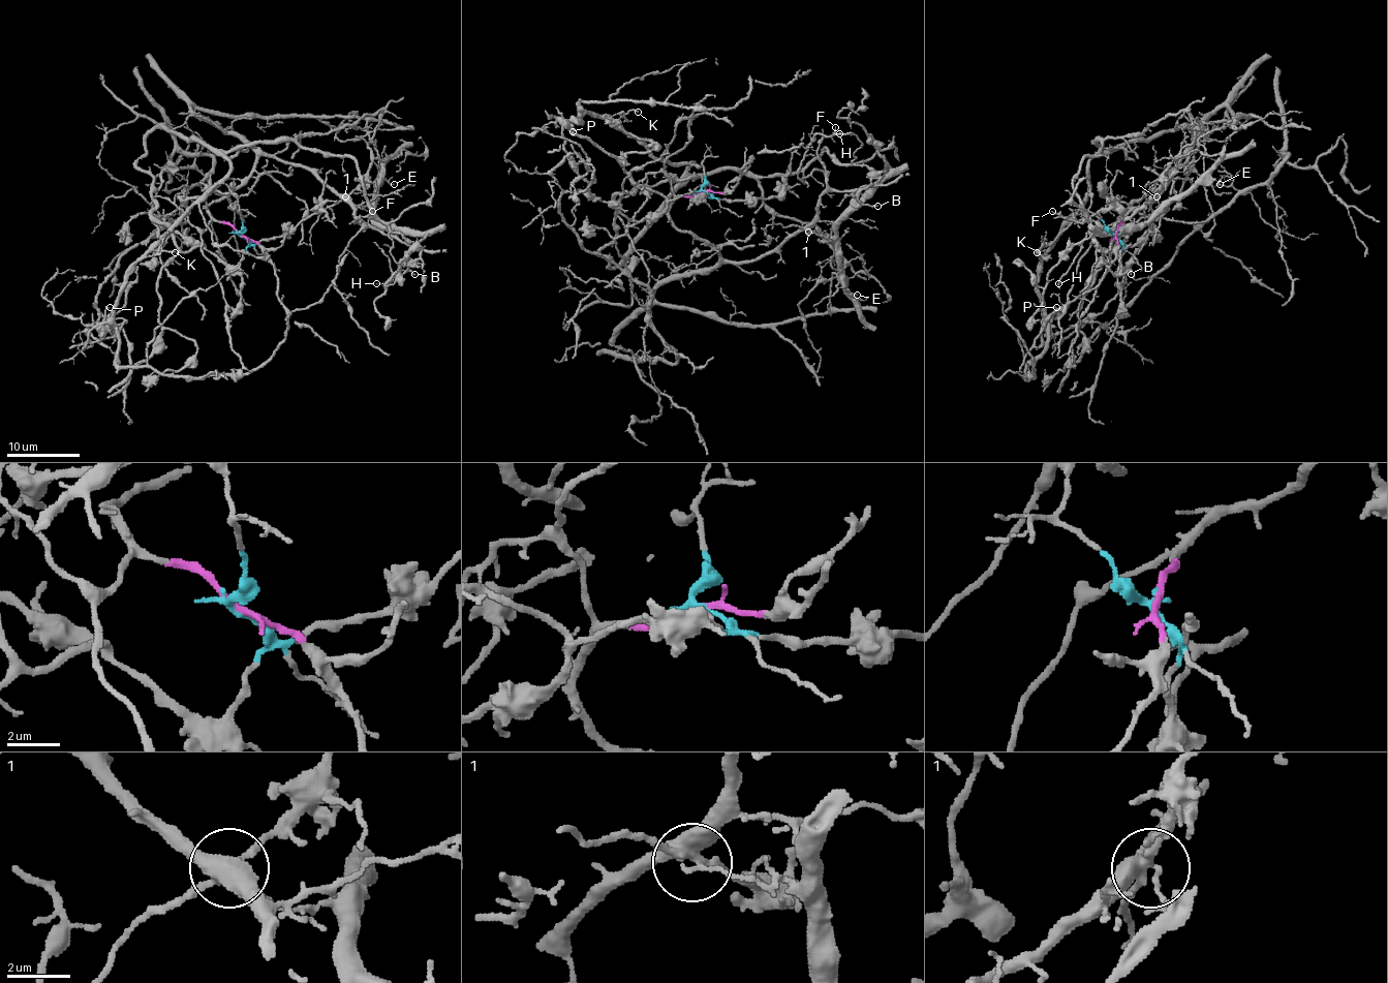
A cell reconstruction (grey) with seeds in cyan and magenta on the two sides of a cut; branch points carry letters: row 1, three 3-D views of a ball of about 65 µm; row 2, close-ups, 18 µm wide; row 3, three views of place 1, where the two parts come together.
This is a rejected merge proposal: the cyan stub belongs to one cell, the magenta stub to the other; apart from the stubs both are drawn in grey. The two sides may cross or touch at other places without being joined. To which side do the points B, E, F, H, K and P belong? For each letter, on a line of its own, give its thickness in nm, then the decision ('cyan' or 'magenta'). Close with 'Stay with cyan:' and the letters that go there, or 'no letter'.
B: 170 nm thick; cyan
E: 110 nm thick; magenta
F: 140 nm thick; magenta
H: 80 nm thick; cyan
K: 190 nm thick; cyan
P: 180 nm thick; cyan
Stay with cyan: B, H, K, P

